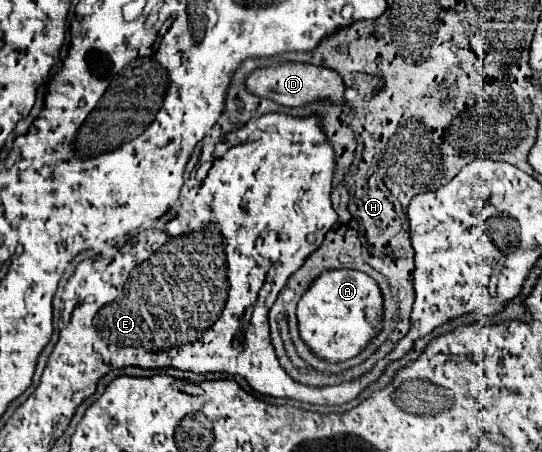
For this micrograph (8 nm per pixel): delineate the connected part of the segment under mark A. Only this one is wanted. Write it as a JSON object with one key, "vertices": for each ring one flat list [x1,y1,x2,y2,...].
{"vertices":[[330,270,320,274,298,302,298,330,314,356,338,364,358,356,382,330,384,298,378,282,358,270]]}

